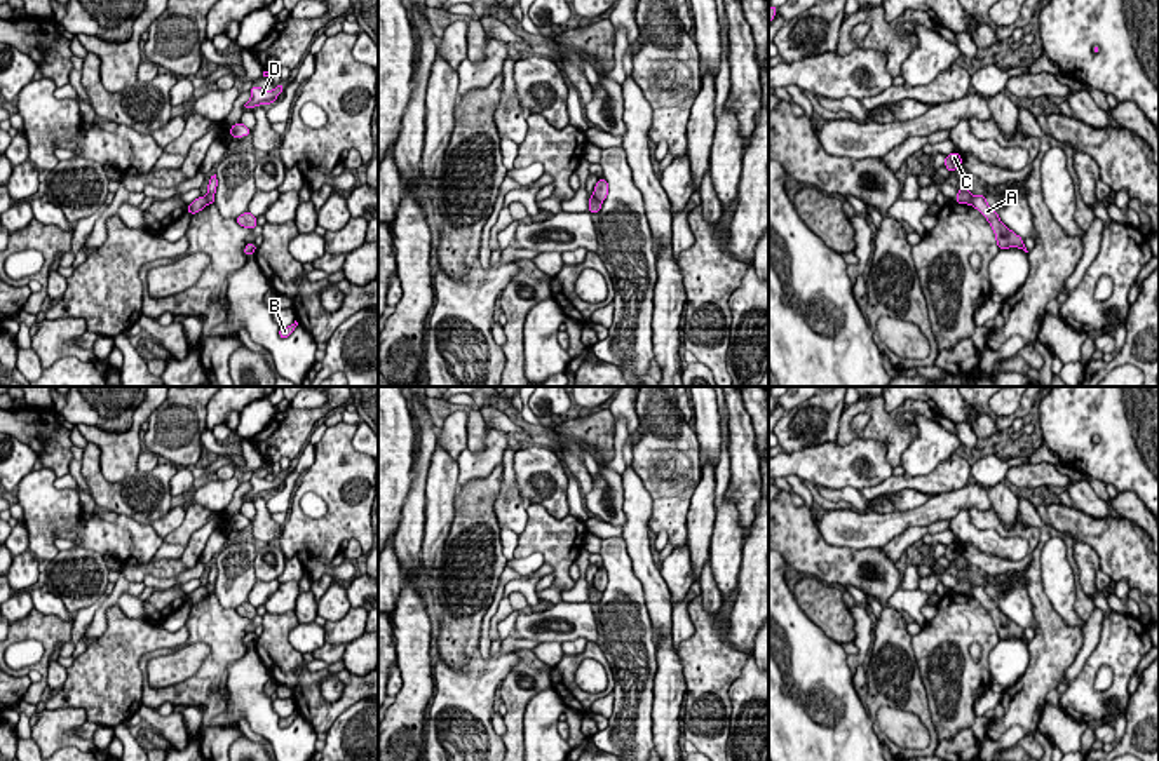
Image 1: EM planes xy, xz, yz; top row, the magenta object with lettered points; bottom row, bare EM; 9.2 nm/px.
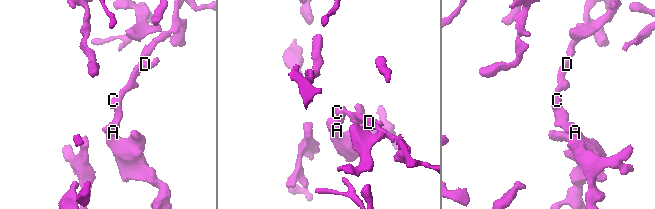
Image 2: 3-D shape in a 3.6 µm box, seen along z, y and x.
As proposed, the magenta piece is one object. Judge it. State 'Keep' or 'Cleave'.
Cleave

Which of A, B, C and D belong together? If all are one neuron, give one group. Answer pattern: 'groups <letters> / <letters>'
groups A B / C D

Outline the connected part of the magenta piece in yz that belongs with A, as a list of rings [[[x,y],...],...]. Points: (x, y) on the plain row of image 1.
[[[973,585],[969,596],[973,596],[974,599],[978,599],[986,611],[990,613],[993,623],[995,623],[995,630],[1000,639],[1009,639],[1009,637],[1018,637],[1023,639],[1025,643],[1027,637],[1023,634],[1023,629],[1020,625],[1016,625],[1013,620],[1009,620],[999,608],[999,604],[993,601],[993,597],[990,597],[986,594],[985,585]]]

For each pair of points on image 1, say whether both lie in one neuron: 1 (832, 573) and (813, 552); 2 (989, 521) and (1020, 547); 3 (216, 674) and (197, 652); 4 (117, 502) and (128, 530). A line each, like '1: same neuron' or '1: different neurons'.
1: same neuron
2: different neurons
3: different neurons
4: different neurons

